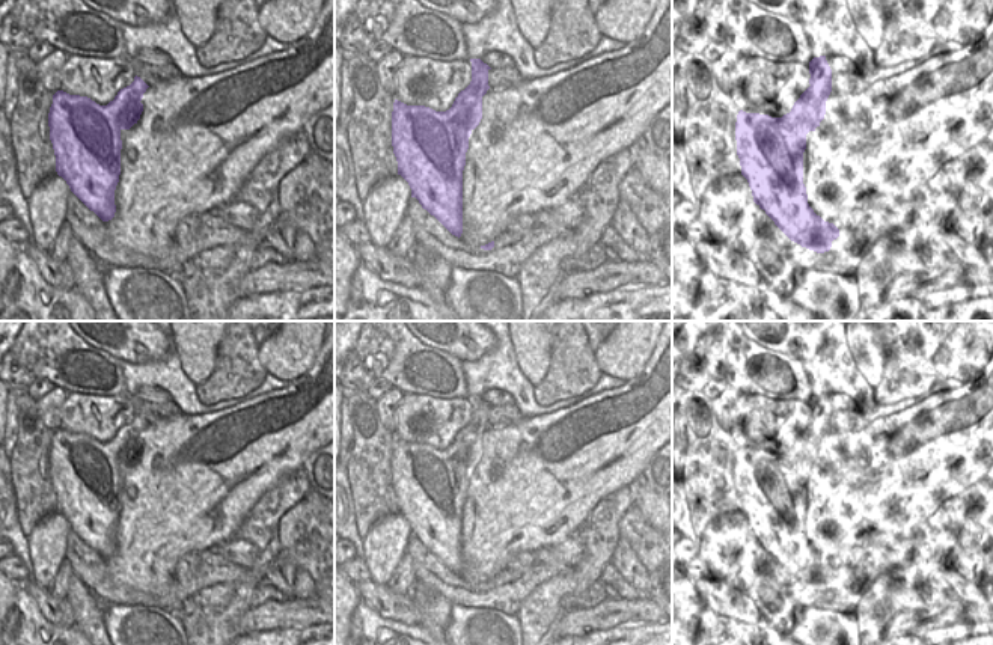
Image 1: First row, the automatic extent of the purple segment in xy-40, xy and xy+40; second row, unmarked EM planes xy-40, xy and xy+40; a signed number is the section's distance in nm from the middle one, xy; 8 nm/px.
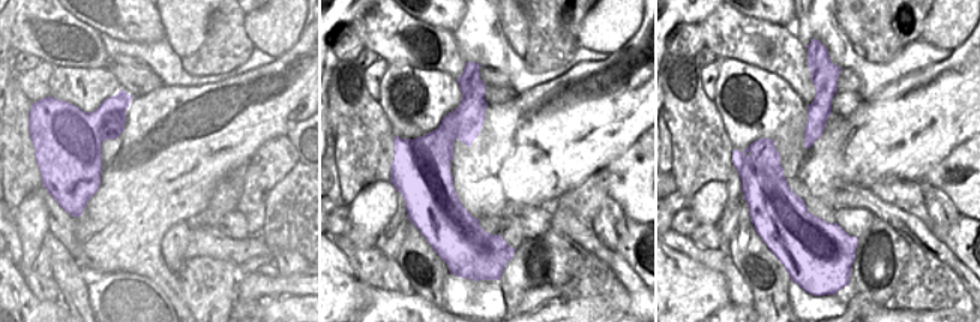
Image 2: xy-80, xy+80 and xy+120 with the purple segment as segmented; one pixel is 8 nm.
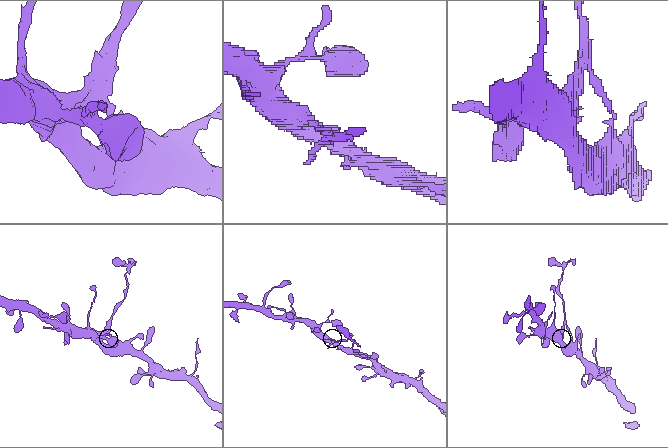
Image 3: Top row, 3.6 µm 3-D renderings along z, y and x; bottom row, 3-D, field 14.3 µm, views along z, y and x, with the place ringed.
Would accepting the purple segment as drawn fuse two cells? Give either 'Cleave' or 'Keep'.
Cleave.

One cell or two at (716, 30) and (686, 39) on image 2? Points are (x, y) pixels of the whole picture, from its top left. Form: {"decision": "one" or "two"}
{"decision": "two"}

